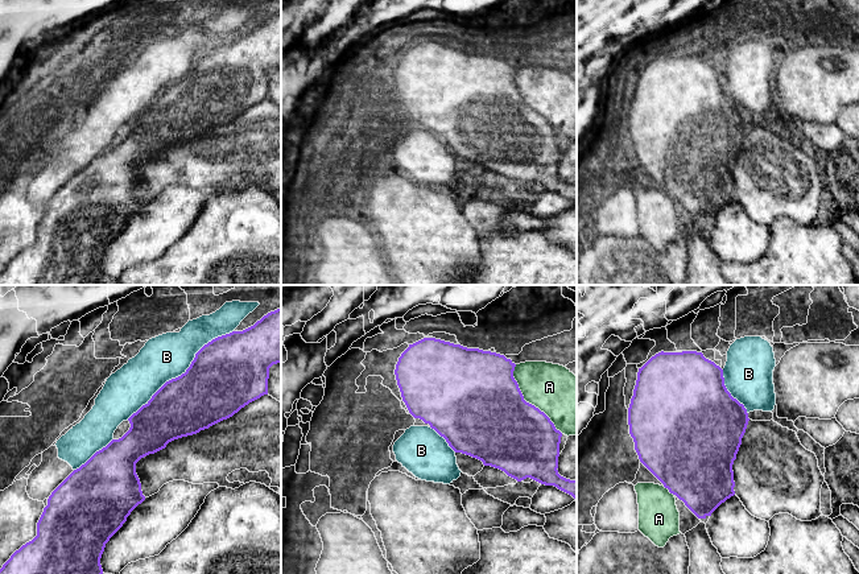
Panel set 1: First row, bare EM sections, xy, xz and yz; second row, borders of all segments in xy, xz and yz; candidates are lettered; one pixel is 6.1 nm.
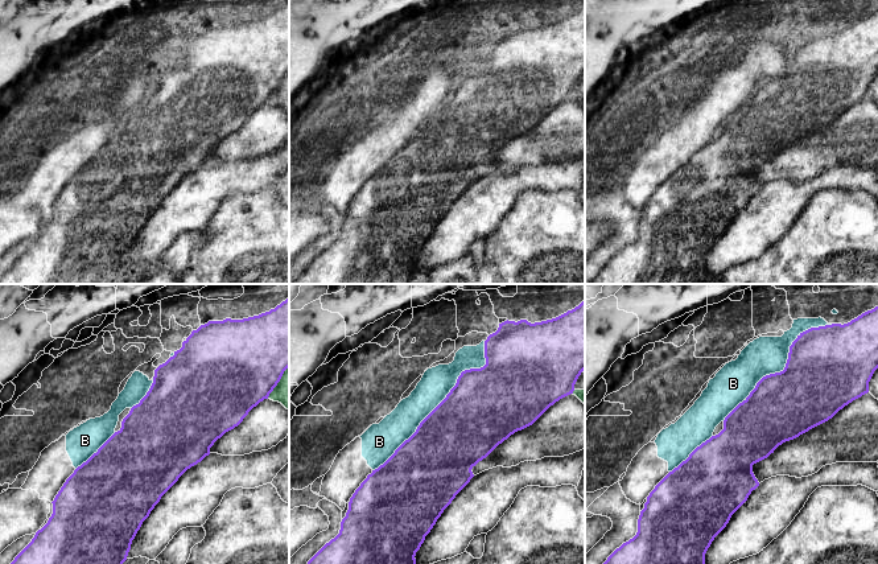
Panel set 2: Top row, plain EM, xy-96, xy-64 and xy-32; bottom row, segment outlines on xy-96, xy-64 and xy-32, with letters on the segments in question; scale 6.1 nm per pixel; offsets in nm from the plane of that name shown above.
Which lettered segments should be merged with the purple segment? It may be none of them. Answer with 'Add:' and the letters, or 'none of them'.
Add: none of them

